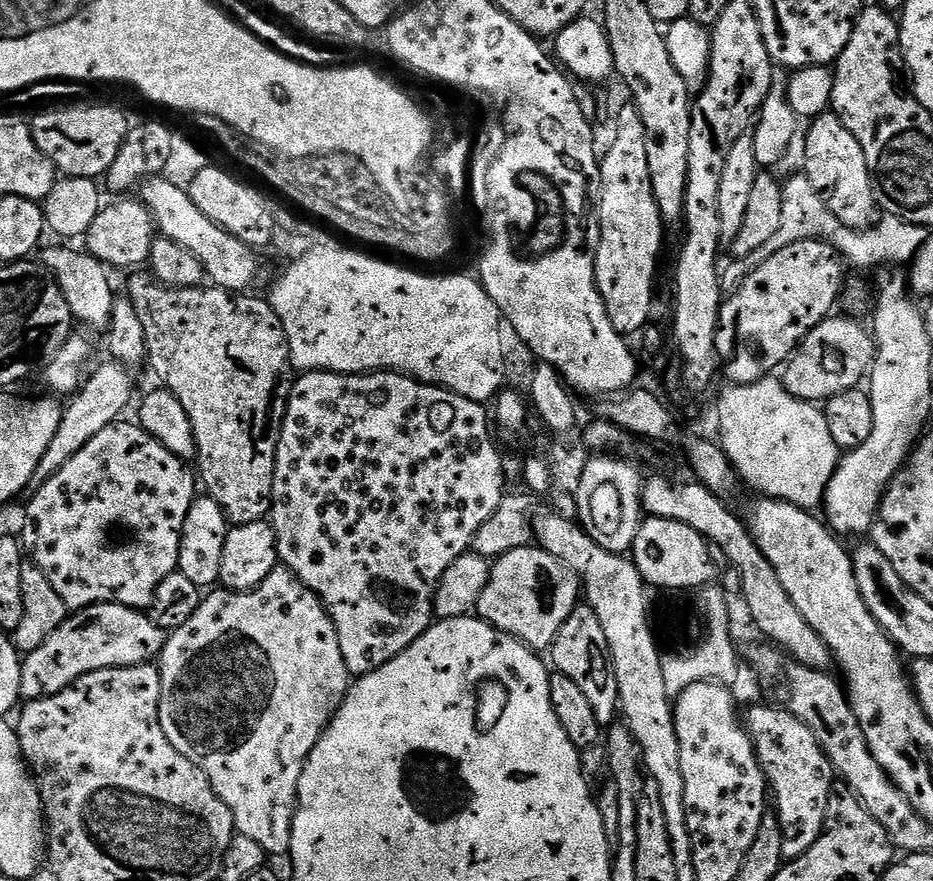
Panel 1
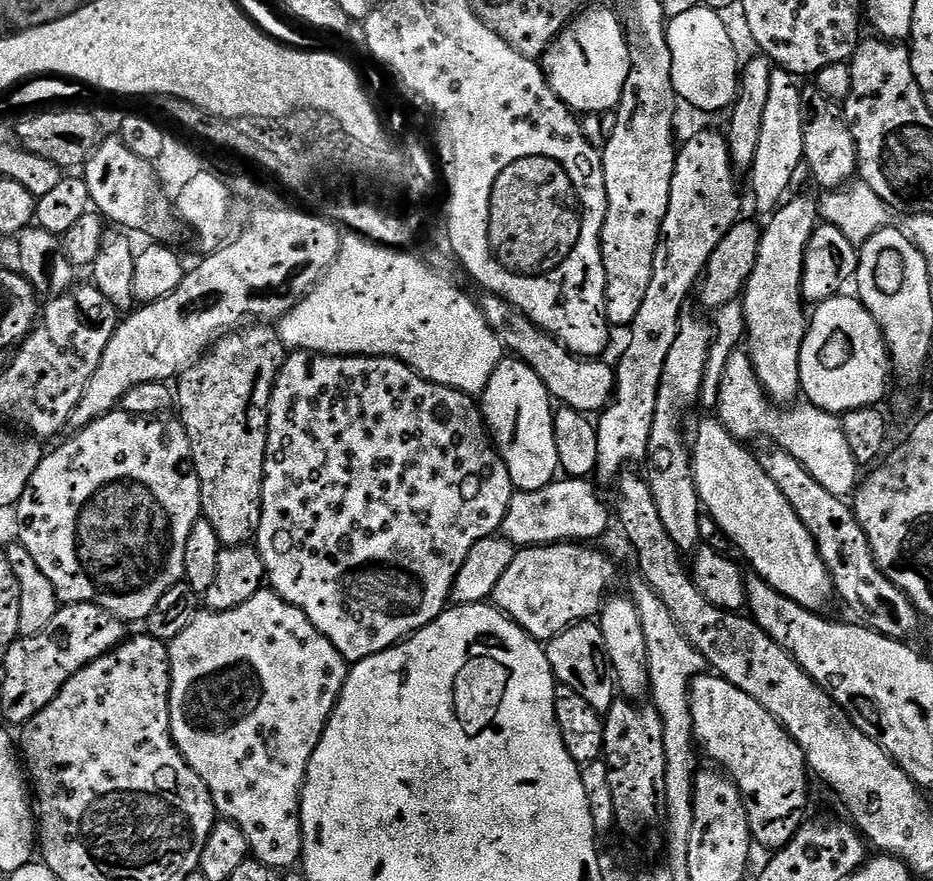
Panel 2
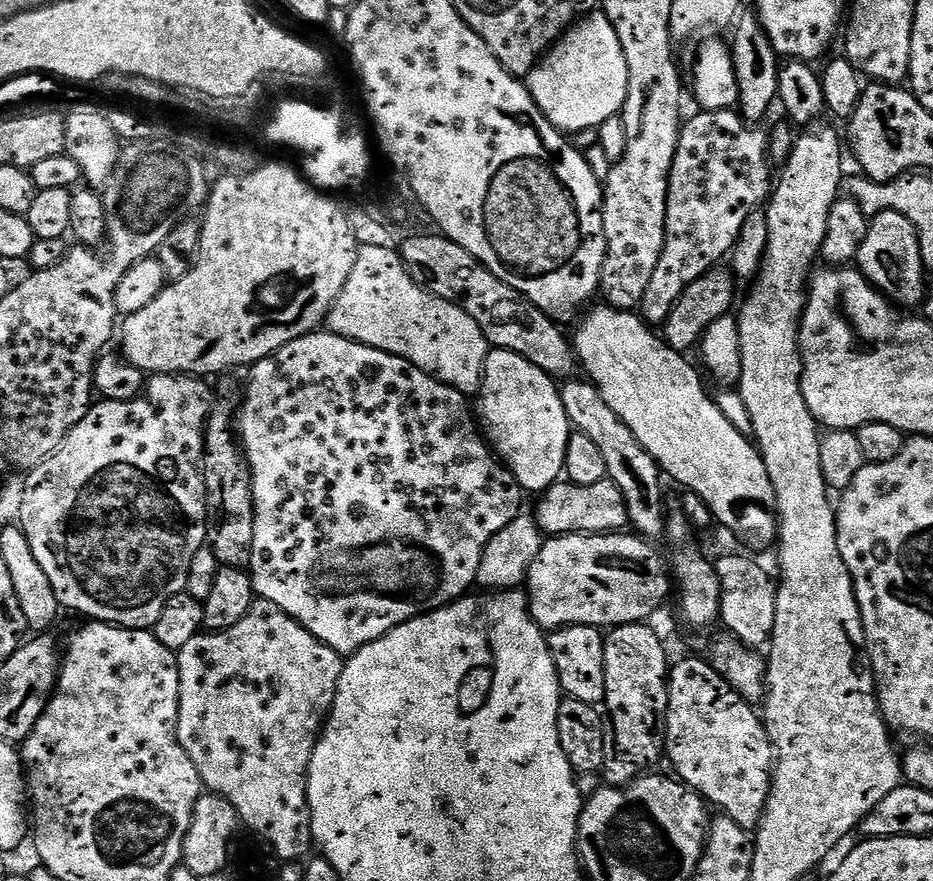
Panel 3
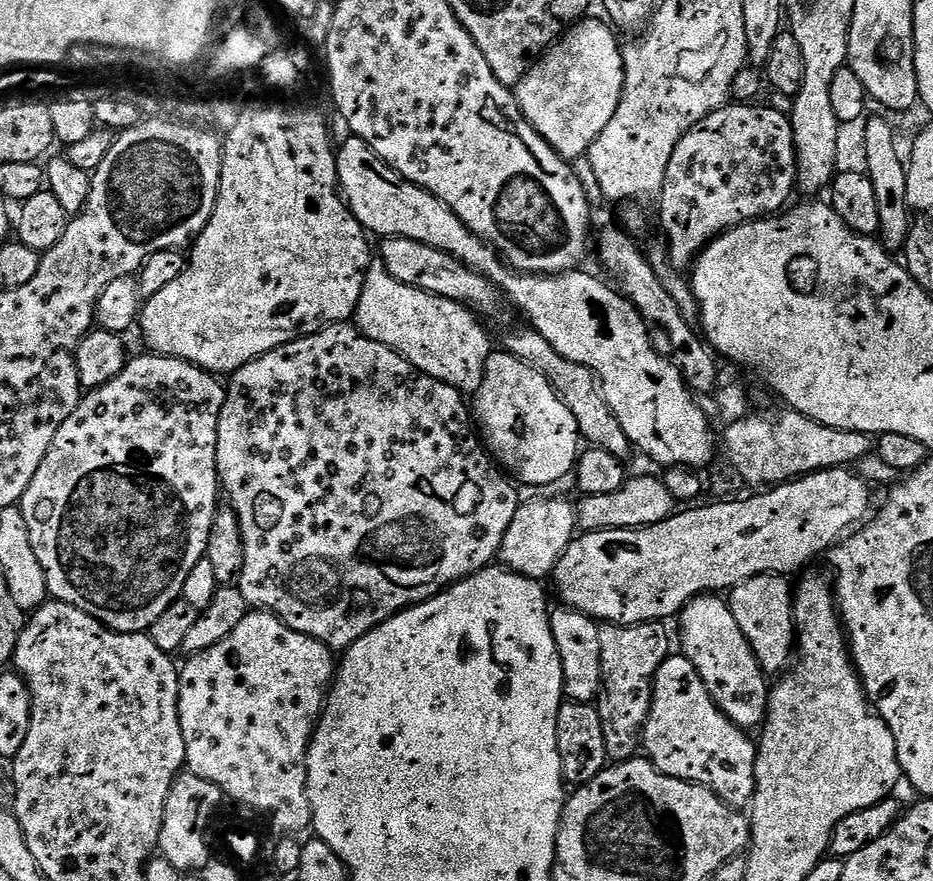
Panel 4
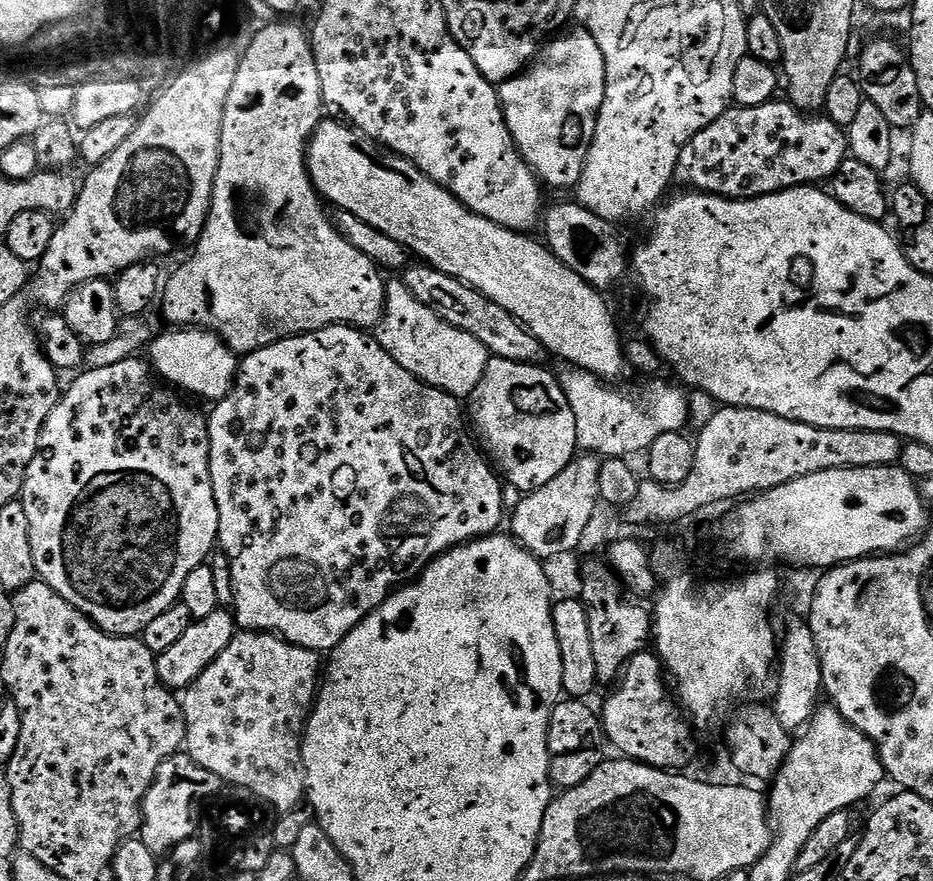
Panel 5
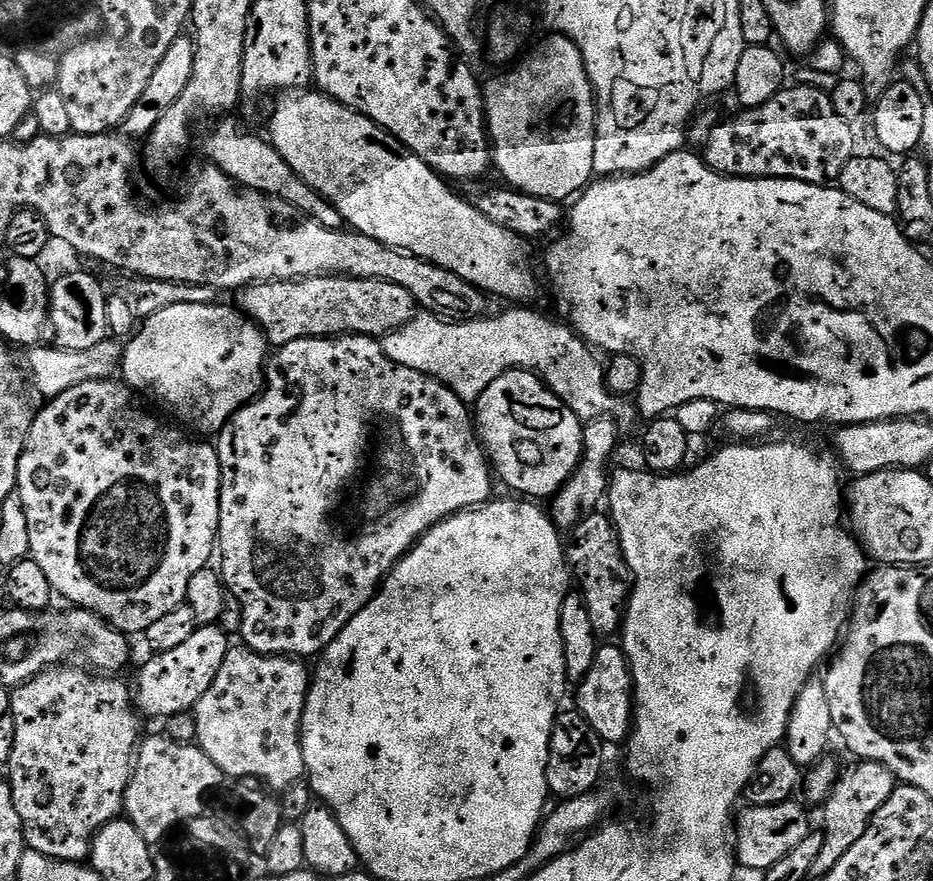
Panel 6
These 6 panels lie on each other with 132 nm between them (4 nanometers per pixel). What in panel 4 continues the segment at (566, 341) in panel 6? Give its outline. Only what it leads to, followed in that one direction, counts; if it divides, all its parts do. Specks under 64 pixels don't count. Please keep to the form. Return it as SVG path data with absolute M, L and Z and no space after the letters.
M376 262L364 276L360 301L354 315L354 327L361 336L394 350L403 360L410 361L419 372L425 372L430 378L461 390L474 390L480 385L484 363L490 355L488 336L475 319L477 317L465 305L435 296L433 292L423 292L414 286L406 286L393 278L383 264Z

